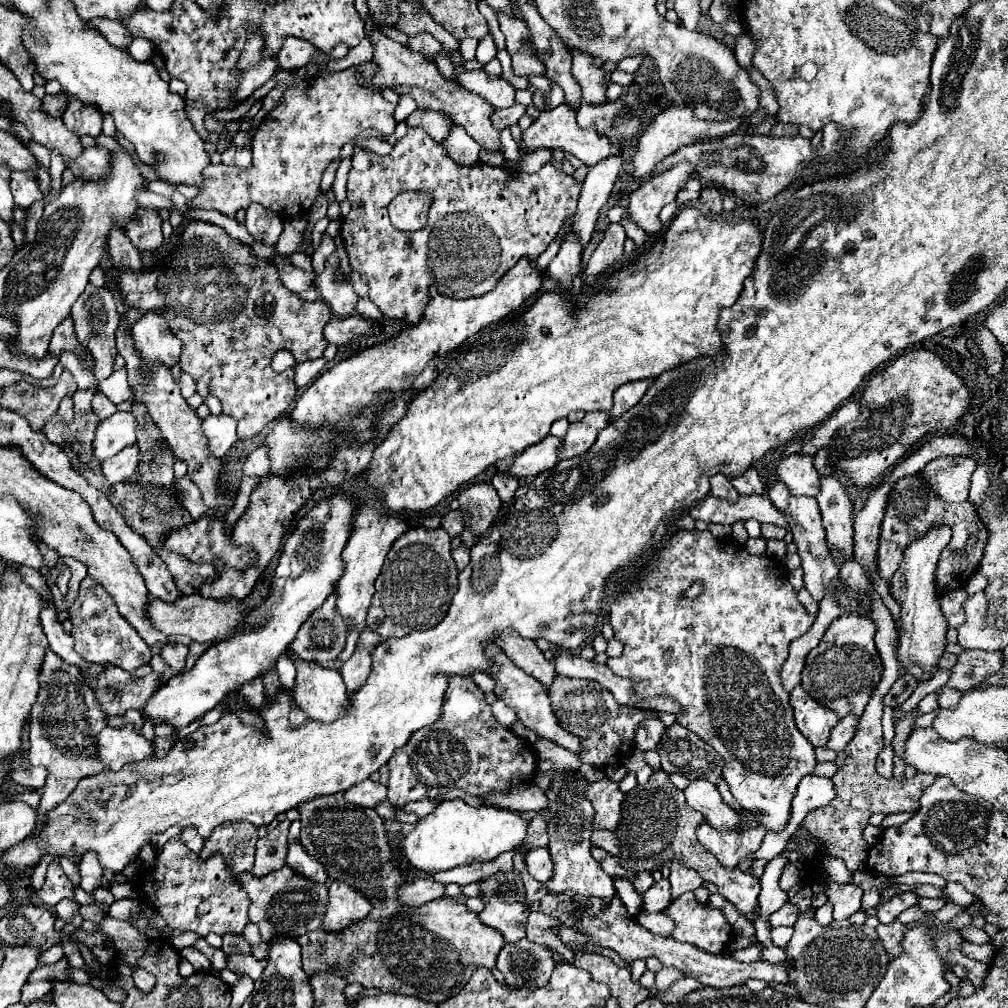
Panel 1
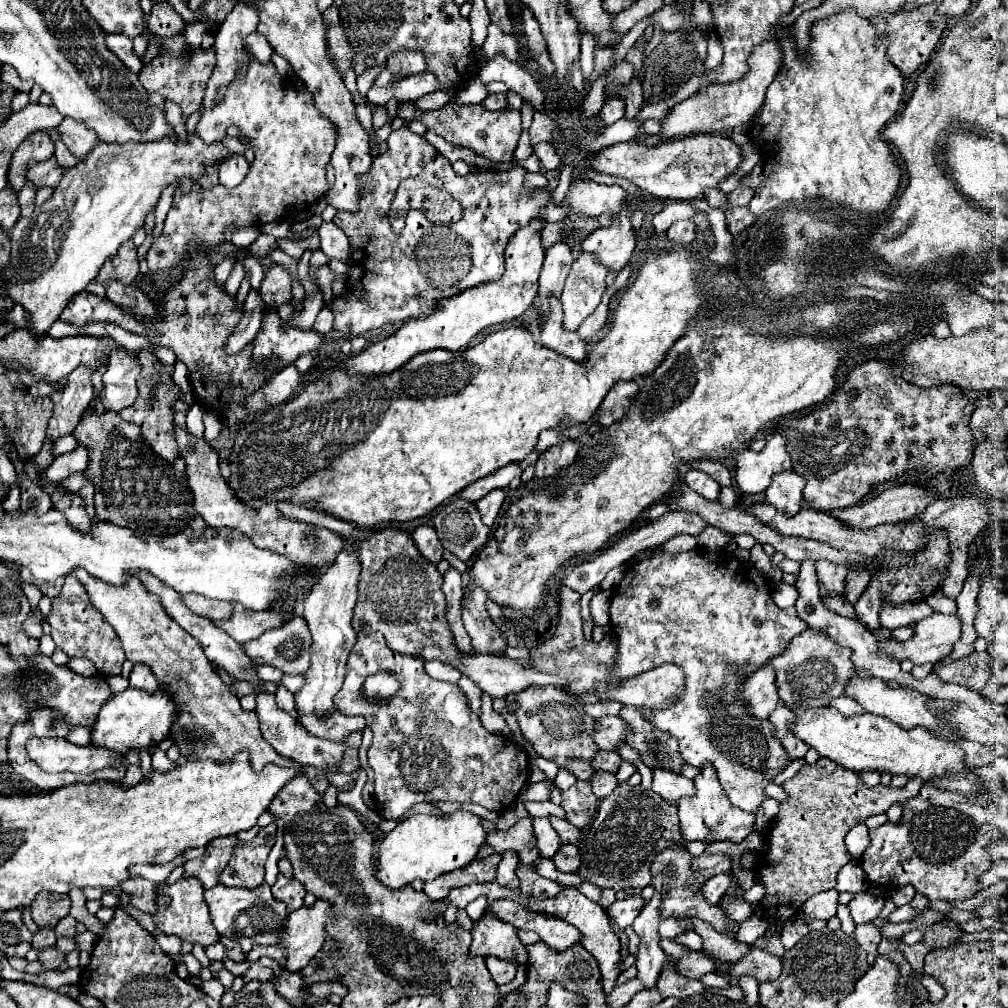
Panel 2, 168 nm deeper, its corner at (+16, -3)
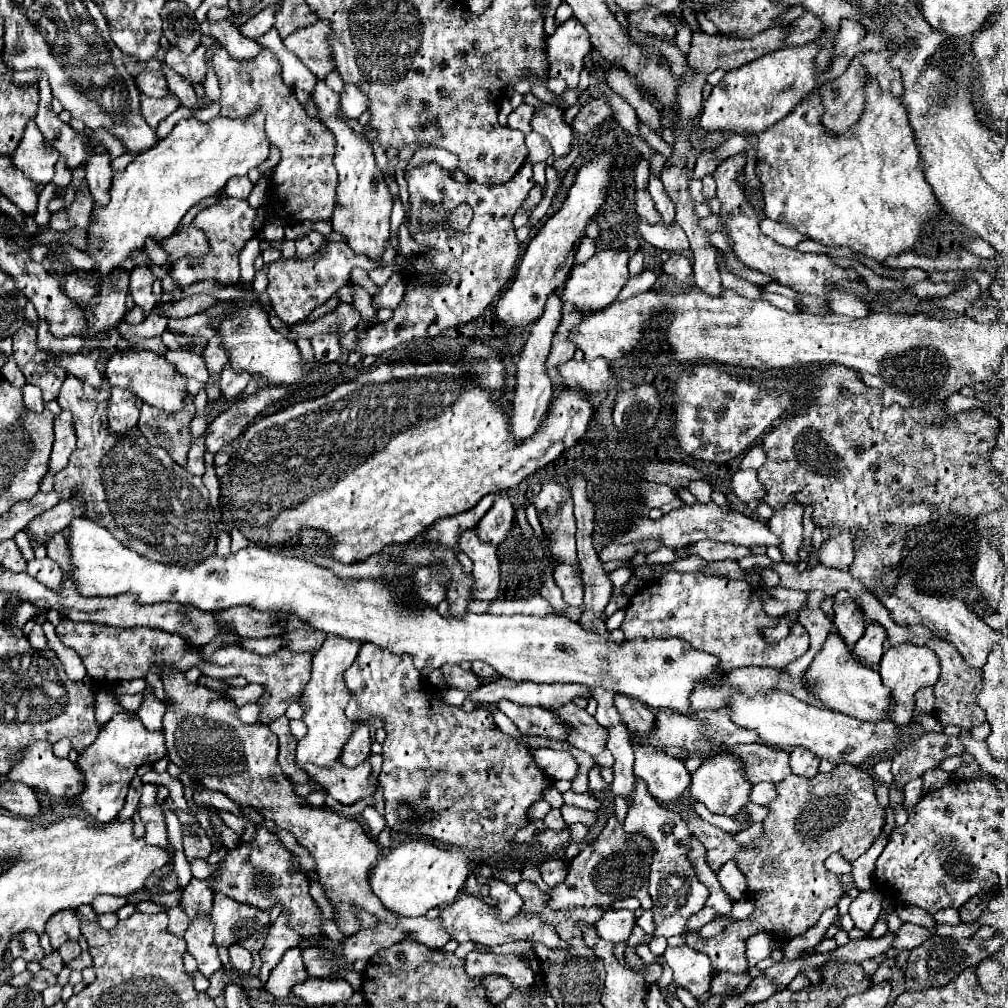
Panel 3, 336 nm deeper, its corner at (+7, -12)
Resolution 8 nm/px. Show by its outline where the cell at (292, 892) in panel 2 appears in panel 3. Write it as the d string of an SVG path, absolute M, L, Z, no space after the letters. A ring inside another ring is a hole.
M281 913L277 917L277 921L271 925L269 937L265 939L265 947L261 949L261 971L259 971L259 979L265 983L271 969L279 963L279 959L283 957L285 949L297 947L303 941L301 935L297 935L297 931L293 927L289 927L289 913Z

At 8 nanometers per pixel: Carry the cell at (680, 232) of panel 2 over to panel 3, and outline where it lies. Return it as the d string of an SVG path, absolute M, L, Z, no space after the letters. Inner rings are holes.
M671 253L671 257L663 263L665 273L675 275L679 281L685 281L693 273L691 259L685 253Z

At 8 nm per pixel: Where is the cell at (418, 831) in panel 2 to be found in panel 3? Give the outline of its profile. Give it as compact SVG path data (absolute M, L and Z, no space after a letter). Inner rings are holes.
M411 837L375 865L369 883L373 893L381 899L381 903L385 903L387 909L401 917L417 917L425 915L425 911L431 907L445 907L449 901L453 901L473 865L473 859L459 847L445 849L427 839Z

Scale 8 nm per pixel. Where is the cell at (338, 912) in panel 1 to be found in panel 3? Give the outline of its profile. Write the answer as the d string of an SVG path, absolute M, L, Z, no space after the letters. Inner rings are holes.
M293 947L287 949L285 955L281 957L279 965L271 971L269 981L265 985L265 989L275 995L275 997L287 997L291 993L291 987L297 983L303 983L309 975L307 969L303 965L303 949L301 947Z

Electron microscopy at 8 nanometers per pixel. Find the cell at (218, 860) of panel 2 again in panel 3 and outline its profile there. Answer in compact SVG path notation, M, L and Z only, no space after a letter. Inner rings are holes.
M191 879L189 885L183 889L183 897L181 897L181 905L185 909L185 913L189 915L189 919L193 919L197 913L209 913L211 905L213 905L213 889L211 883L215 879Z

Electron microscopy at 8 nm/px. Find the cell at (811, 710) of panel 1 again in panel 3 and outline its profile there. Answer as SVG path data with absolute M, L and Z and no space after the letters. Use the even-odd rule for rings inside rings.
M801 747L791 749L791 769L795 775L813 777L817 775L817 767L819 767L819 759L813 757L809 749L801 749Z

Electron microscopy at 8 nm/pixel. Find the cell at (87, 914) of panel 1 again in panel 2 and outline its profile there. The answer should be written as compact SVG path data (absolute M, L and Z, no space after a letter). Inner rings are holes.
M72 916L62 918L62 920L56 924L54 932L56 932L58 938L60 938L60 936L64 936L64 938L72 938L72 936L76 934L76 920L74 920Z

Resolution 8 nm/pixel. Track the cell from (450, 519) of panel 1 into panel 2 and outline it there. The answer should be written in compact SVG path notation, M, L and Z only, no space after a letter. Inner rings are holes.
M420 526L412 532L412 538L414 538L414 544L416 548L420 550L420 554L424 556L424 560L432 562L432 564L438 564L442 560L442 544L436 536L436 530L430 528L430 526Z

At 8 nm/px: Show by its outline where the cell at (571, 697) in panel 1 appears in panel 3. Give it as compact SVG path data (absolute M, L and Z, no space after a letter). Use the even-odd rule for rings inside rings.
M501 699L497 703L499 711L503 711L523 735L529 737L543 737L543 739L557 739L561 743L567 743L569 725L563 723L557 713L545 707L529 707L529 705L517 705L513 701Z

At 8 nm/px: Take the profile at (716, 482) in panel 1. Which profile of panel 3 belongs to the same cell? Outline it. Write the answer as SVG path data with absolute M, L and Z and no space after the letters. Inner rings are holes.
M691 481L691 483L689 483L689 491L695 495L695 499L697 499L699 503L711 503L711 493L713 493L713 489L711 489L709 483L705 483L705 481Z

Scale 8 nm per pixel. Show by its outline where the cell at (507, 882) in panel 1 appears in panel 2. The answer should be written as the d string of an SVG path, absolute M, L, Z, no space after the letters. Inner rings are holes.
M488 912L474 924L470 956L496 956L518 966L524 966L528 962L528 952L516 936L516 928L512 928L512 924L500 922Z

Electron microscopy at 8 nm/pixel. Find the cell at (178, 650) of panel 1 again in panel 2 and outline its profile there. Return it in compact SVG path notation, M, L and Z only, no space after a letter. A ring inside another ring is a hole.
M134 664L130 672L130 688L148 690L148 694L152 694L158 690L158 680L146 664Z

